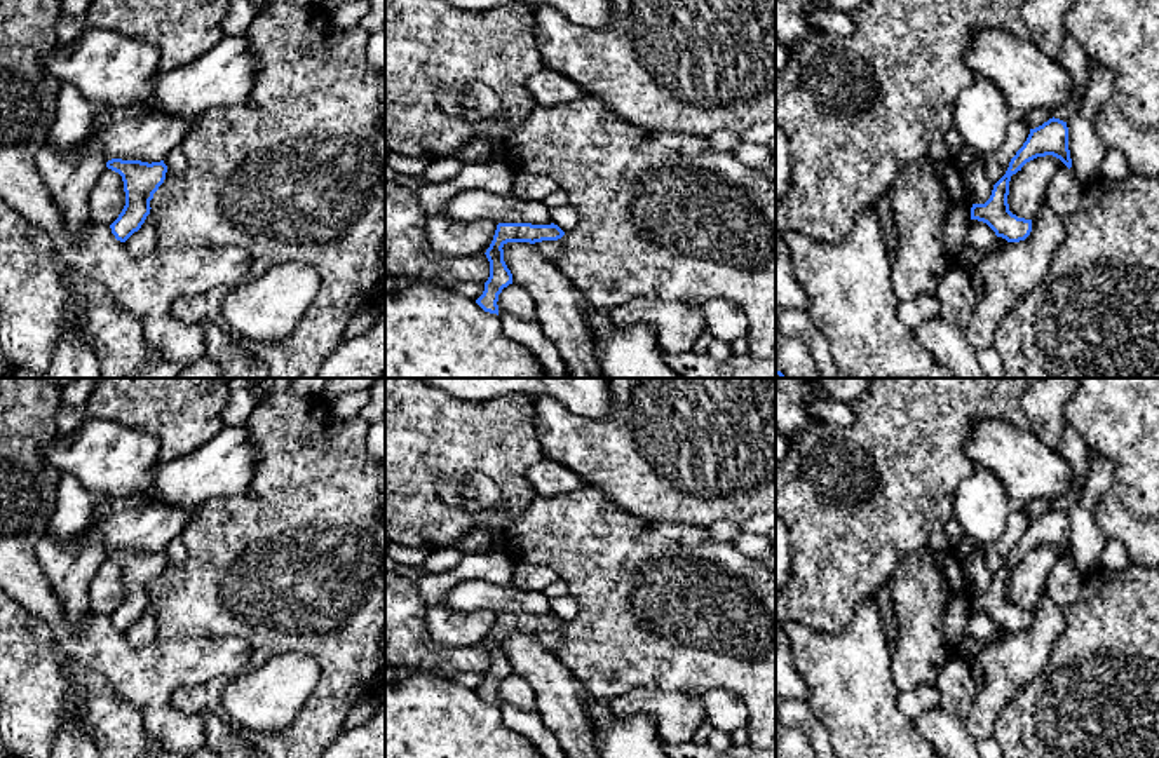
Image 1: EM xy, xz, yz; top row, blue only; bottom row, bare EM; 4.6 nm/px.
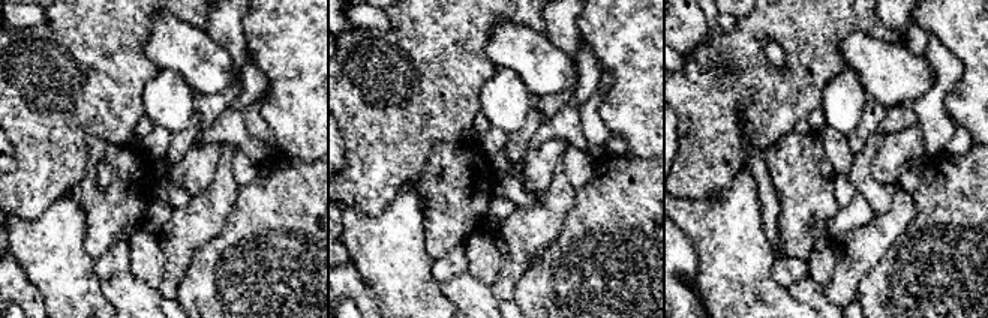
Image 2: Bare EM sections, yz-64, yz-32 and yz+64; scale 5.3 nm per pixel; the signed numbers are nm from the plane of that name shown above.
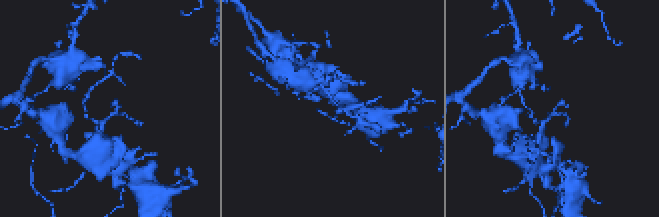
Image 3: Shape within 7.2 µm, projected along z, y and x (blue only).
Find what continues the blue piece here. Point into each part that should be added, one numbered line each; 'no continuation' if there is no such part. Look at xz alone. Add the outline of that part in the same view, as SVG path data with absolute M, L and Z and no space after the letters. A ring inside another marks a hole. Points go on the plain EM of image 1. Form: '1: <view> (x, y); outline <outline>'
no continuation

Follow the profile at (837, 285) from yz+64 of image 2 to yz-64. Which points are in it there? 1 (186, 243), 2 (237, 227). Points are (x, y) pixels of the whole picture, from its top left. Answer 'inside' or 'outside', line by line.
1: inside
2: outside

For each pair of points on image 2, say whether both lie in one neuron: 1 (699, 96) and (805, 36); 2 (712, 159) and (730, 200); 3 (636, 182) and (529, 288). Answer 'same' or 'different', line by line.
1: same
2: different
3: same

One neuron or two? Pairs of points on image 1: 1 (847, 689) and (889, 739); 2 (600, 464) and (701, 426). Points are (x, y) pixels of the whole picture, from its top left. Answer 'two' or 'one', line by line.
1: one
2: one

